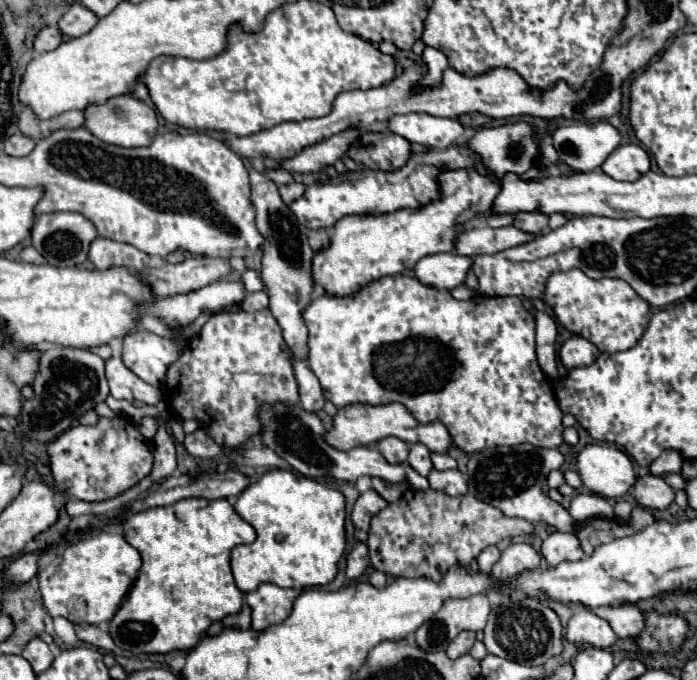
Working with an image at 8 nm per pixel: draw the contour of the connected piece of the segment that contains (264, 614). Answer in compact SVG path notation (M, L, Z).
M263 583L255 591L247 593L247 605L251 607L251 629L265 631L287 619L293 601L299 597L295 589L283 589L273 583Z

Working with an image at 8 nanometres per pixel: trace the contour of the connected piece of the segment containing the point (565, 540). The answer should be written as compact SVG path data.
M561 531L551 533L543 541L541 553L545 555L549 567L551 567L551 563L561 563L561 561L567 561L567 559L575 561L575 559L583 559L585 557L579 539L575 535L571 535L571 533L561 533Z

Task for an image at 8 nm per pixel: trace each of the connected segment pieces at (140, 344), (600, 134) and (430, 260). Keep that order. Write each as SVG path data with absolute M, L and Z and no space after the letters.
M145 329L135 331L123 339L123 363L145 383L163 387L167 369L177 361L181 349L169 337L159 337Z
M607 121L559 127L553 145L563 163L575 171L593 171L621 145L621 133Z
M435 253L419 259L413 273L423 285L451 291L461 283L465 283L469 269L471 257L455 253Z

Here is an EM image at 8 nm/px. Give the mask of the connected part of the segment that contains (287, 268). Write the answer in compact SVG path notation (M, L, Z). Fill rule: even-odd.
M251 171L249 179L251 179L251 203L255 207L257 229L265 237L261 279L269 295L269 311L281 325L283 339L291 355L299 361L307 361L309 347L307 347L307 327L303 321L303 311L311 303L311 293L315 285L311 271L311 261L315 253L307 243L307 229L301 227L297 219L291 215L289 207L283 203L277 191L277 185L267 175L257 171Z

